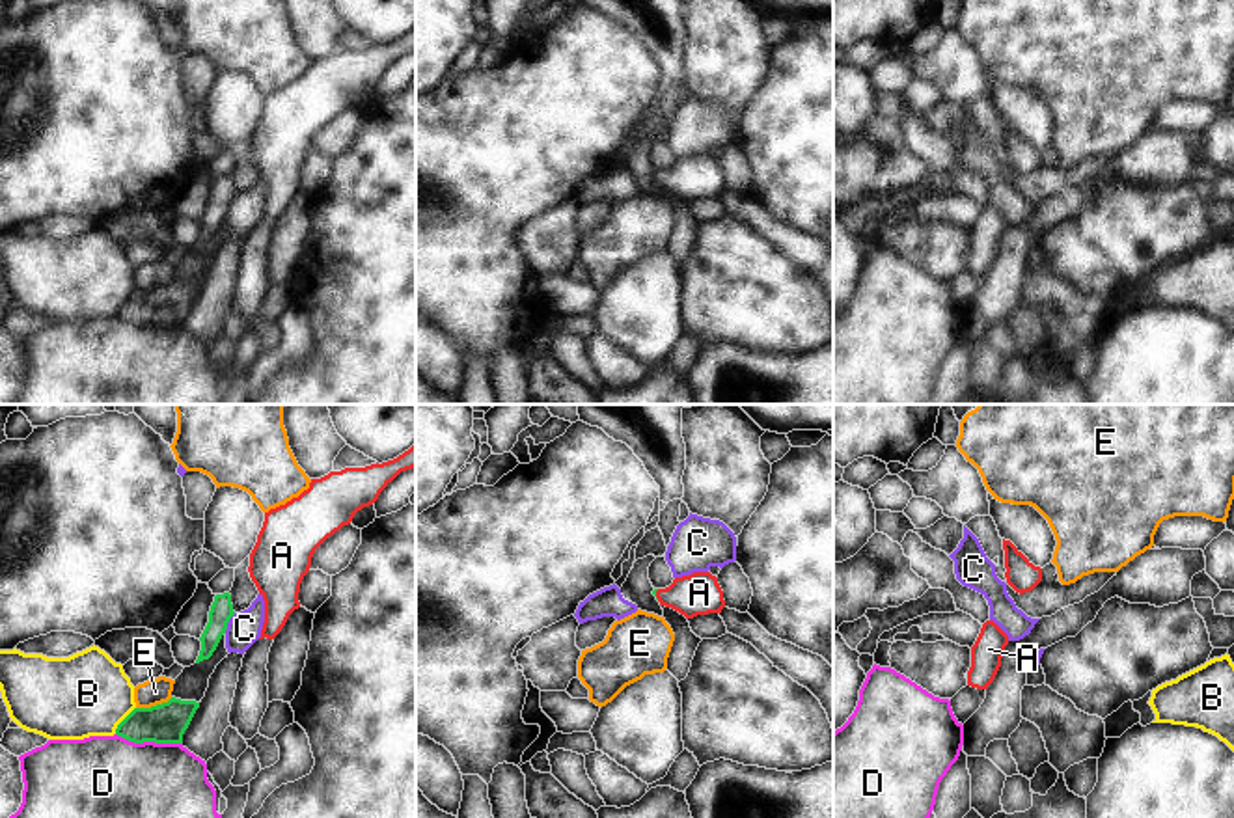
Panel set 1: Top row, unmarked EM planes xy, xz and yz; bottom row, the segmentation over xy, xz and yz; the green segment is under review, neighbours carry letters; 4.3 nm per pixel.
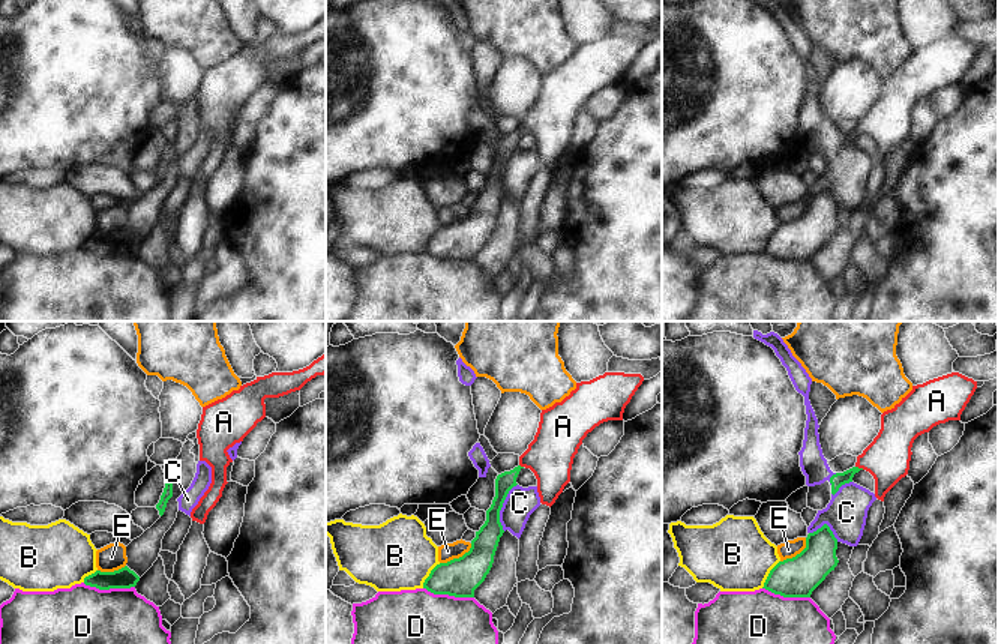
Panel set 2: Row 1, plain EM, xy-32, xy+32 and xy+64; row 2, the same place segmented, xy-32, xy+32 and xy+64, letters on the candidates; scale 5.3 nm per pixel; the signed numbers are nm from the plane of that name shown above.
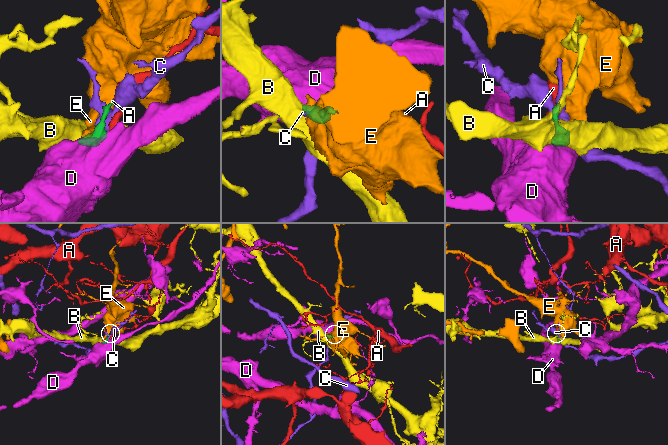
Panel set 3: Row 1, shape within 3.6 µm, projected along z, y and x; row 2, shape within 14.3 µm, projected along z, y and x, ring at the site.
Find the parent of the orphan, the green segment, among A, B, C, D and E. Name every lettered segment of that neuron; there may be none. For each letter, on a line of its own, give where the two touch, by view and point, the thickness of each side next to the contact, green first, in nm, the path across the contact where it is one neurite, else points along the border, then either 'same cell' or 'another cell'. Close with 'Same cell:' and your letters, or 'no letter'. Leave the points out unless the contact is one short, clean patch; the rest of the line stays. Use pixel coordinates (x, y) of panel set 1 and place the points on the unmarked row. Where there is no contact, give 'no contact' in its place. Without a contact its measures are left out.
A: xz (655, 177) | 20/190 nm | across xz (655, 172), (655, 177), (699, 176) | same cell
B: xy (123, 302) | 180/360 nm | along xy (135, 289), (114, 315) | another cell
C: xy (228, 204) | 100/140 nm | another cell
D: xy (150, 323) | 180/480 nm | along xy (116, 315), (135, 325), (181, 327) | another cell
E: xy (153, 289) | 180/110 nm | along xy (172, 280), (137, 291) | another cell
Same cell: A

